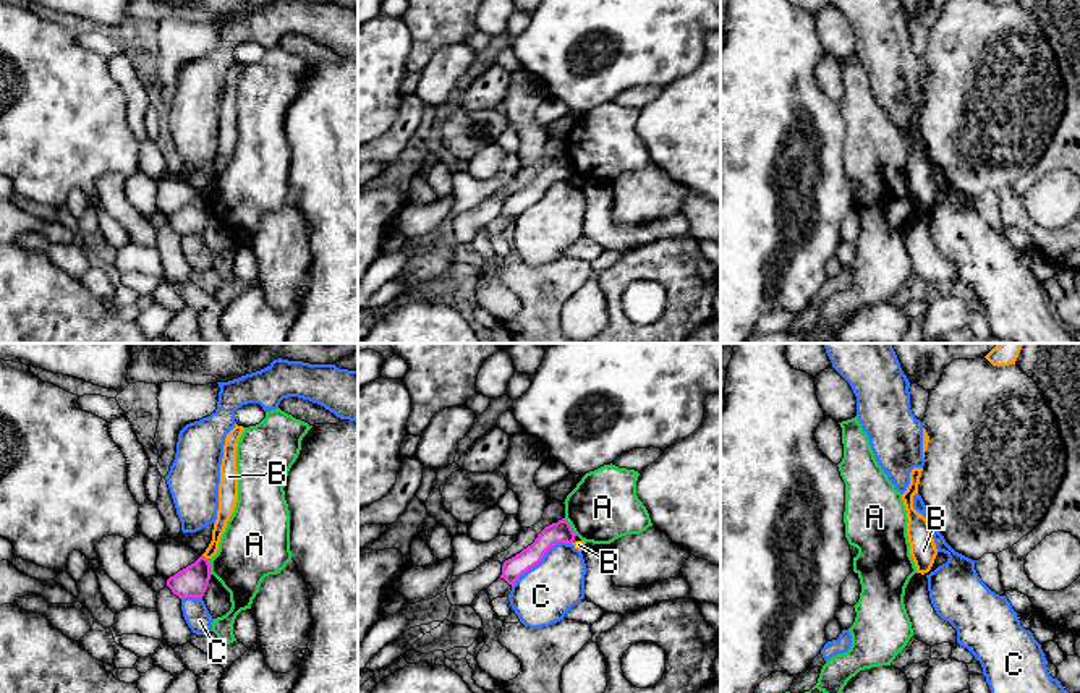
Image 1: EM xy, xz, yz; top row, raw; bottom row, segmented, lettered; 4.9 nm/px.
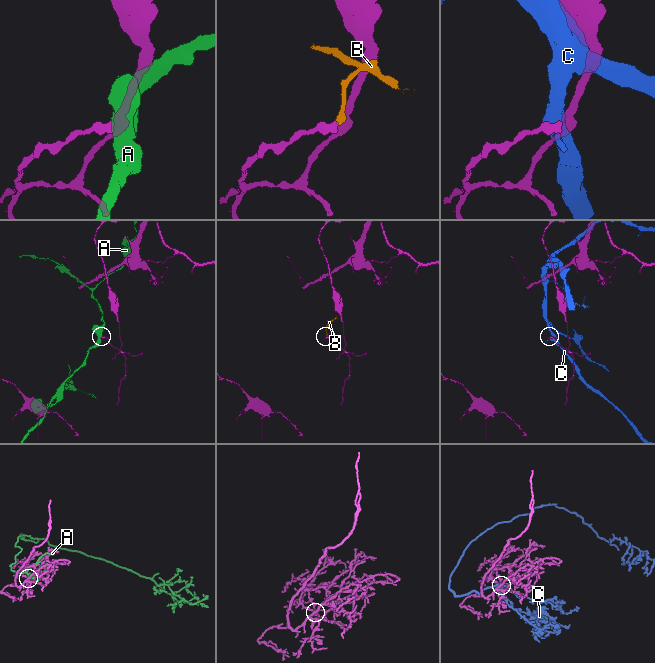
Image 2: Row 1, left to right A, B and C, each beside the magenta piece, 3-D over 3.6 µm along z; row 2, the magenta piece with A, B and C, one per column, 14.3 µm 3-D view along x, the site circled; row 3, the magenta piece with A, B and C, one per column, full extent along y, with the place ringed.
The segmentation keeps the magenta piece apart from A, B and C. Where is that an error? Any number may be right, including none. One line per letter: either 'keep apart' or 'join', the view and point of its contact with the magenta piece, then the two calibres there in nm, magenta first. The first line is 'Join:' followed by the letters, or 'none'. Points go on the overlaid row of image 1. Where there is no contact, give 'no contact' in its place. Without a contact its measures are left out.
Join: none
A: keep apart; contact xz (570, 527); calibres 110 and 340 nm
B: keep apart; contact xy (204, 557); calibres 160 and 70 nm
C: keep apart; contact xz (541, 559); calibres 110 and 280 nm

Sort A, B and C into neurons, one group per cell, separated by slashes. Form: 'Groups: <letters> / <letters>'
Groups: A / B / C

